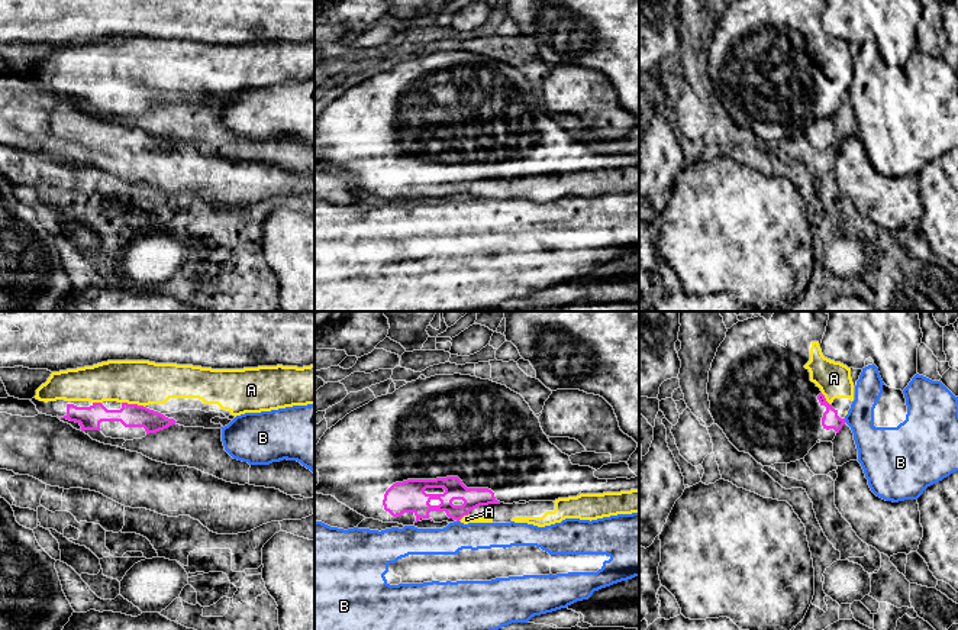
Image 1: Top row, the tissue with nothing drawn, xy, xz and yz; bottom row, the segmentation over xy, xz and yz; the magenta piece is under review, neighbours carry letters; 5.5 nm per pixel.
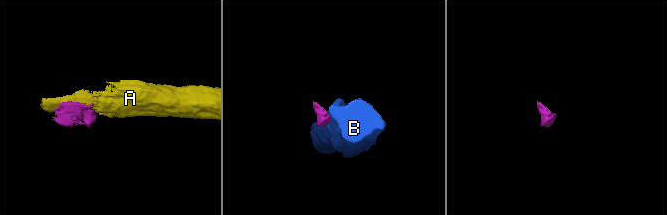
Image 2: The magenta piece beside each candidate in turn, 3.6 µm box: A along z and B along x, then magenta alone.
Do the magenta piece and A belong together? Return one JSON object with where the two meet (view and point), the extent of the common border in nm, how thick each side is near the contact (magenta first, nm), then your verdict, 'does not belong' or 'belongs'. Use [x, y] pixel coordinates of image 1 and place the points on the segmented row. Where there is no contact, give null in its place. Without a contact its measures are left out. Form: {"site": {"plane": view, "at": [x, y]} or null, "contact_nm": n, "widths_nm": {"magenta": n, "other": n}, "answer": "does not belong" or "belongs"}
{"site": {"plane": "xy", "at": [134, 404]}, "contact_nm": 130, "widths_nm": {"magenta": 130, "other": 240}, "answer": "does not belong"}

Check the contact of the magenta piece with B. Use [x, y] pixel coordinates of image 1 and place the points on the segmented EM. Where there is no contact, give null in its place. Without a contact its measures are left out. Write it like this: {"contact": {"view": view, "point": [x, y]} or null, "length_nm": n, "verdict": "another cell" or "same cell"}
{"contact": {"view": "yz", "point": [844, 420]}, "length_nm": 30, "verdict": "same cell"}

